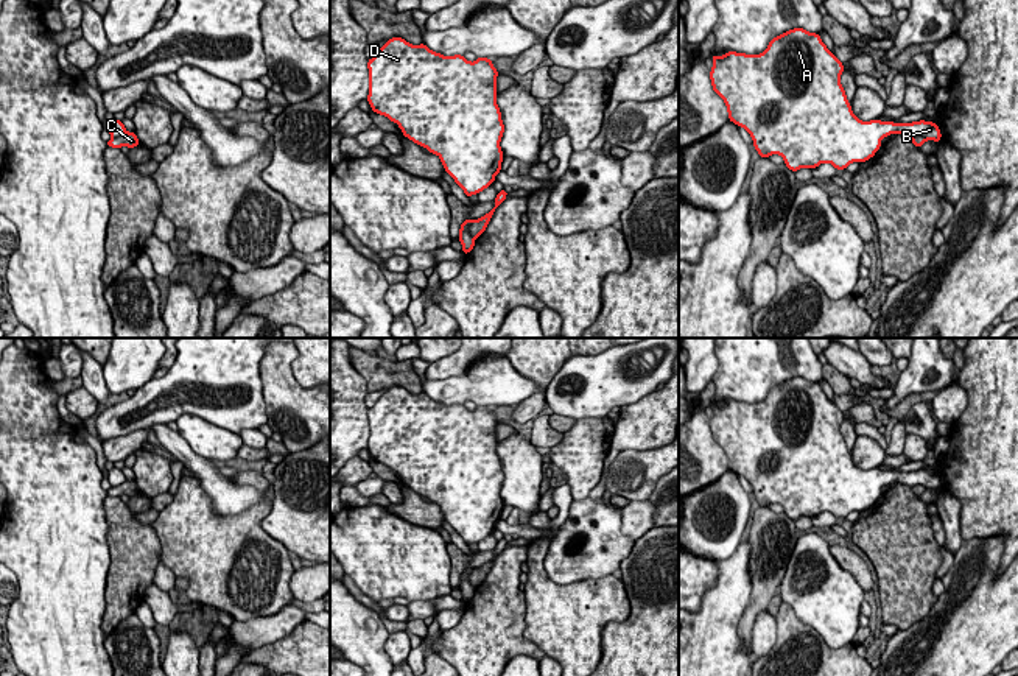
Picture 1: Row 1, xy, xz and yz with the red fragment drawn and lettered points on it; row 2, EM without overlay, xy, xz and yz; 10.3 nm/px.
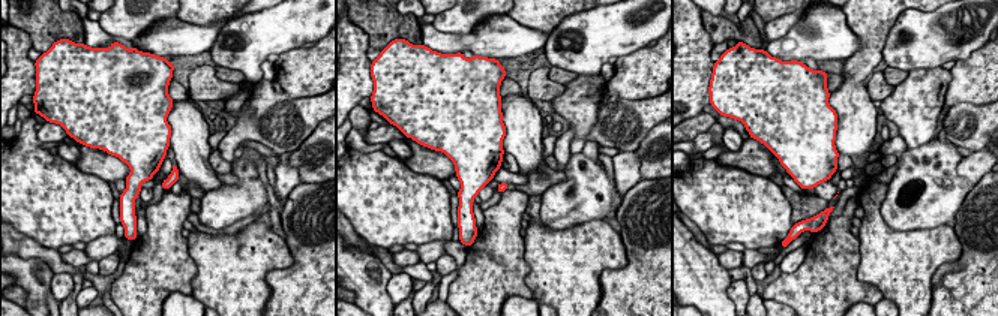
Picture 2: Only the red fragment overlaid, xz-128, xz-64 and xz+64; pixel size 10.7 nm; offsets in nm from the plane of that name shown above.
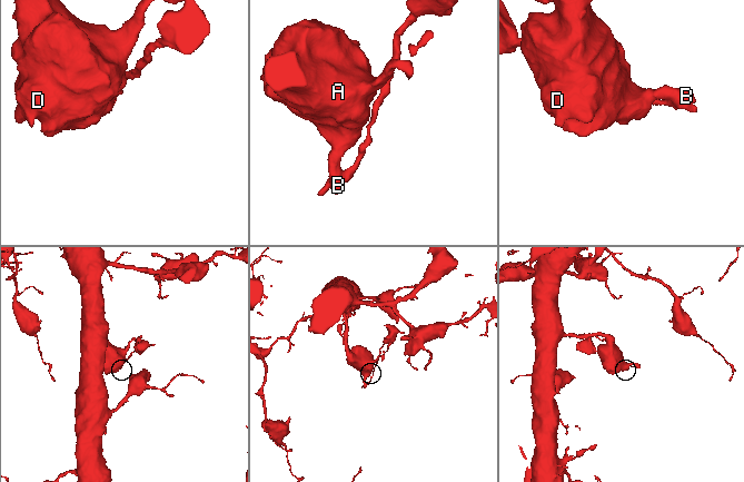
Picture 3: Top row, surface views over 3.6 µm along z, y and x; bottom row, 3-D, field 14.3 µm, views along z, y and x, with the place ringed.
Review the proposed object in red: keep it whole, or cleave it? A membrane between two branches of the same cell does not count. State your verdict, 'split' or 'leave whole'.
split

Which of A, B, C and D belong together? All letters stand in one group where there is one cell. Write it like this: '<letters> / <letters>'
A B D / C

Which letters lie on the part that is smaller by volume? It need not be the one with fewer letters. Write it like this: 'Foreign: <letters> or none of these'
Foreign: C

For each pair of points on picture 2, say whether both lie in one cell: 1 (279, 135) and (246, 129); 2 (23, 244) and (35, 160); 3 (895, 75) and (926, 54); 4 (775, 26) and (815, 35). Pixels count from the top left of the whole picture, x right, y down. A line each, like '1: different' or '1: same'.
1: same
2: different
3: different
4: different

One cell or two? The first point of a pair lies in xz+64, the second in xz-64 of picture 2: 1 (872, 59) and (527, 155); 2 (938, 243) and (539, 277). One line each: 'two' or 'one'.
1: one
2: one

